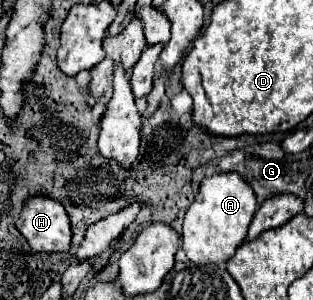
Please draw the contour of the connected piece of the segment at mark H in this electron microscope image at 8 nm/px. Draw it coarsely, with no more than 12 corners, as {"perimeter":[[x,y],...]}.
{"perimeter":[[26,200],[16,228],[34,252],[68,252],[58,200]]}

